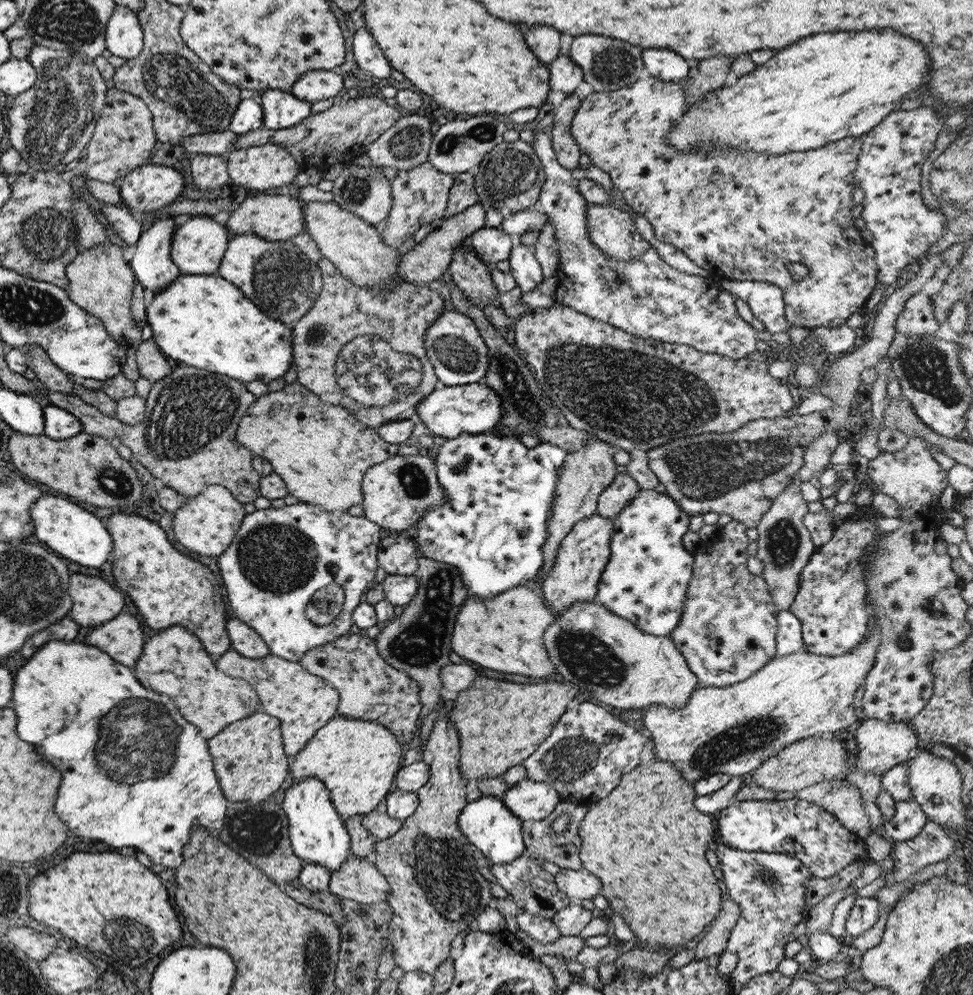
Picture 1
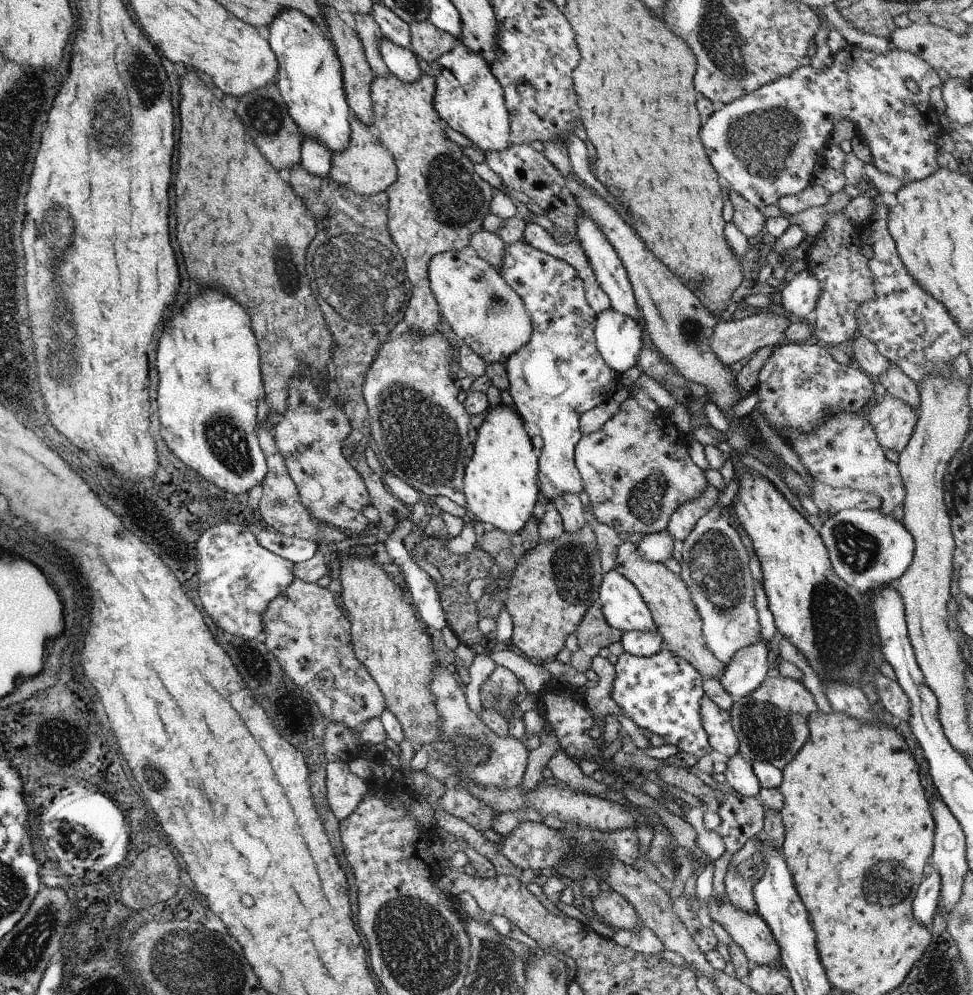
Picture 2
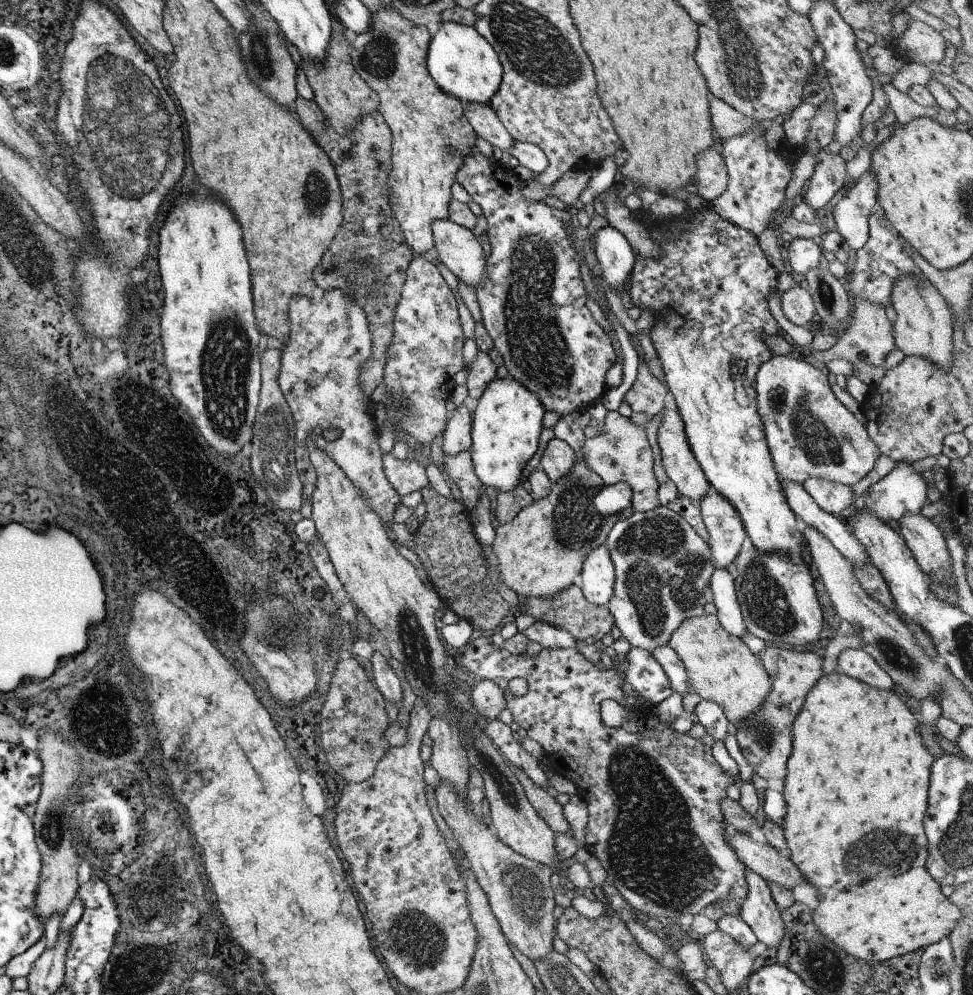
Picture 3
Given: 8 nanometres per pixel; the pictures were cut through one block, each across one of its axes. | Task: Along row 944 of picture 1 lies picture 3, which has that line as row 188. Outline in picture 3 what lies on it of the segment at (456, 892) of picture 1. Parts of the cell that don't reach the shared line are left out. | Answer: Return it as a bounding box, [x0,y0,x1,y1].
[349,4,476,257]

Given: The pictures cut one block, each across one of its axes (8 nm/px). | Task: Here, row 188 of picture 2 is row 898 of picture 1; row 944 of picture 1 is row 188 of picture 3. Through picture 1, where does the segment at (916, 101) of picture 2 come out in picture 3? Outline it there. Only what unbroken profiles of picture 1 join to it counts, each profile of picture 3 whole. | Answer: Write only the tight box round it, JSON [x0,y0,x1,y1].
[709,120,793,237]

